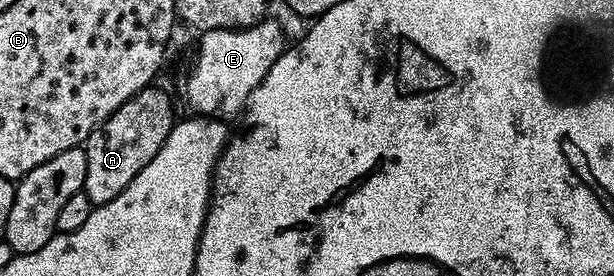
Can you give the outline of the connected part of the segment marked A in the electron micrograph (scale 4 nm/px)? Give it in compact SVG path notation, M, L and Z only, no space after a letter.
M158 85L146 87L136 93L116 113L107 117L99 130L93 131L86 138L84 150L86 153L86 176L82 190L90 198L91 204L107 203L115 199L125 187L160 153L160 145L174 128L174 103L166 91L161 91Z

